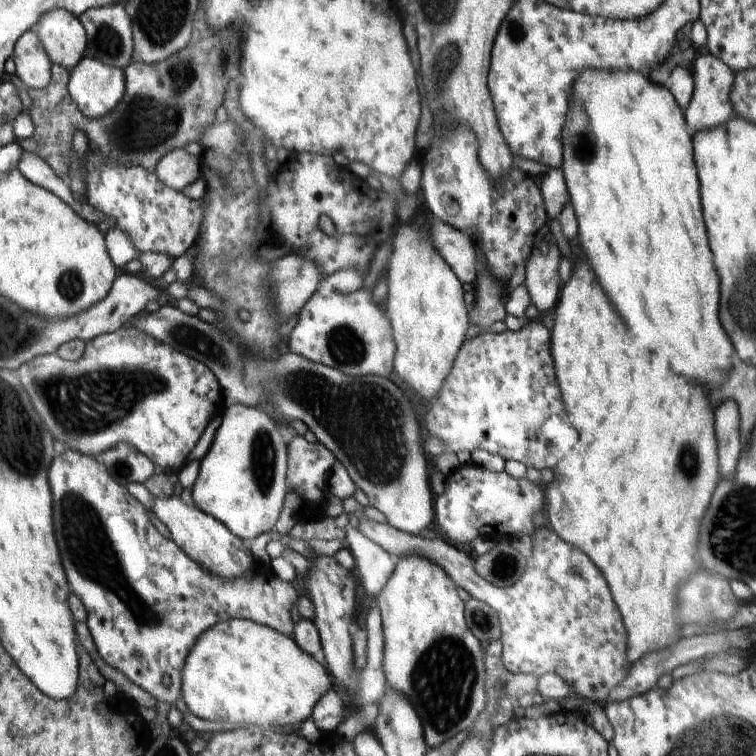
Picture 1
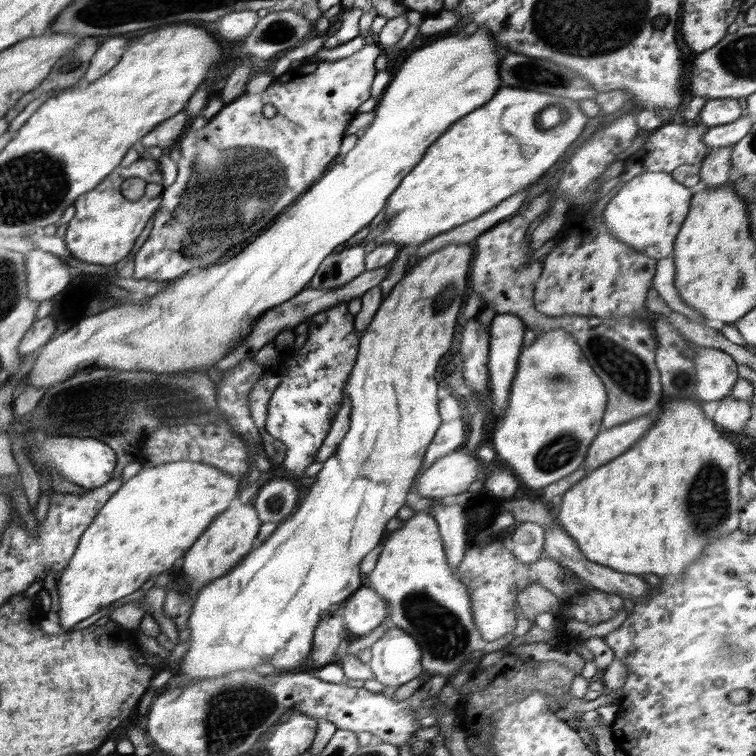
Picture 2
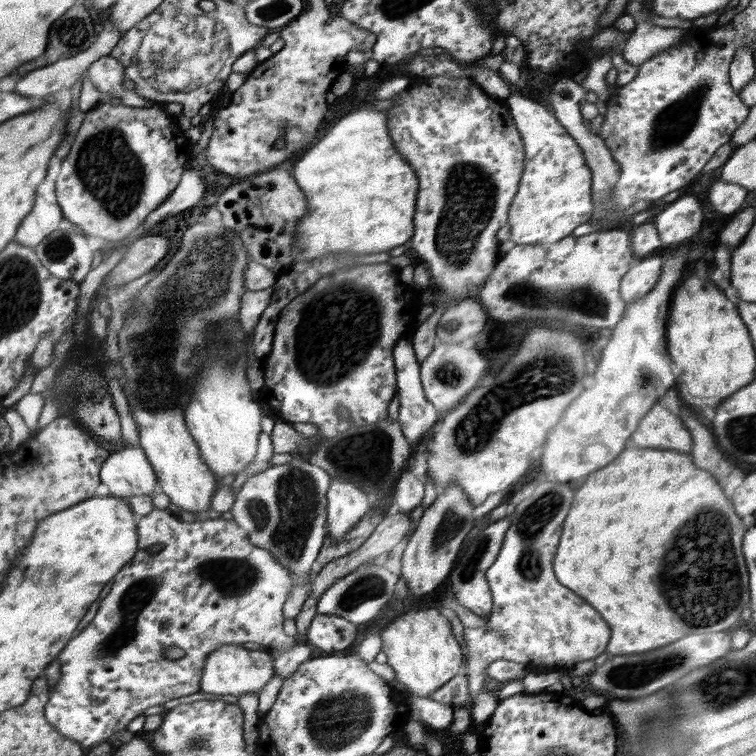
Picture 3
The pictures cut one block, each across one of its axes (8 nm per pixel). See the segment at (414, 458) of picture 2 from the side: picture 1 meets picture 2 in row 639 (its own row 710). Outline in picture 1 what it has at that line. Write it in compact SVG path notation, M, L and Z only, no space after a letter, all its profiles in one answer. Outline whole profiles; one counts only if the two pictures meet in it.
M248 619L223 620L208 628L188 652L182 668L181 696L189 712L202 720L230 722L238 727L246 724L289 729L293 724L307 720L316 702L332 689L327 667L306 654L293 638Z

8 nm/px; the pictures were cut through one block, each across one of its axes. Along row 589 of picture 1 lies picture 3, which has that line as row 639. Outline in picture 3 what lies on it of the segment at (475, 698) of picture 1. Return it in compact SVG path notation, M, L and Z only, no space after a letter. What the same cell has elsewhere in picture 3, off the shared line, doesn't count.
M436 607L412 608L392 620L380 635L387 664L396 673L395 682L400 684L404 695L428 698L460 673L464 660L462 648L454 637L450 621Z

